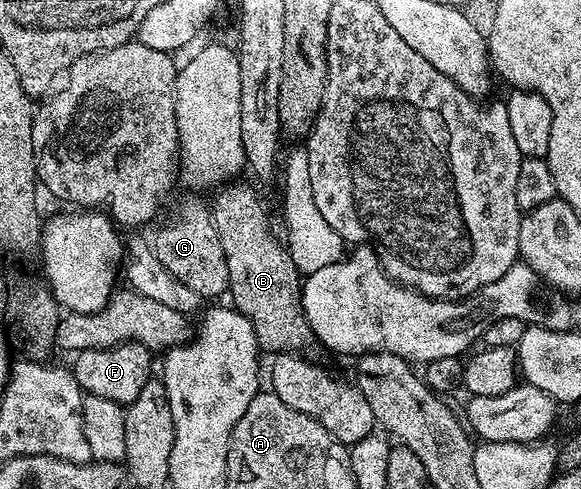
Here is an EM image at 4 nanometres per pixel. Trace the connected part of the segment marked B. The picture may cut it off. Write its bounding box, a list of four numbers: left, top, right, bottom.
[211,182,314,354]

